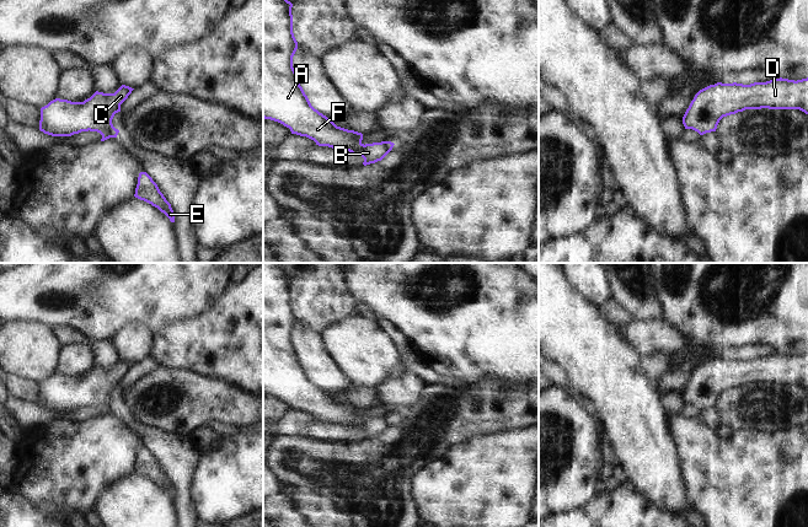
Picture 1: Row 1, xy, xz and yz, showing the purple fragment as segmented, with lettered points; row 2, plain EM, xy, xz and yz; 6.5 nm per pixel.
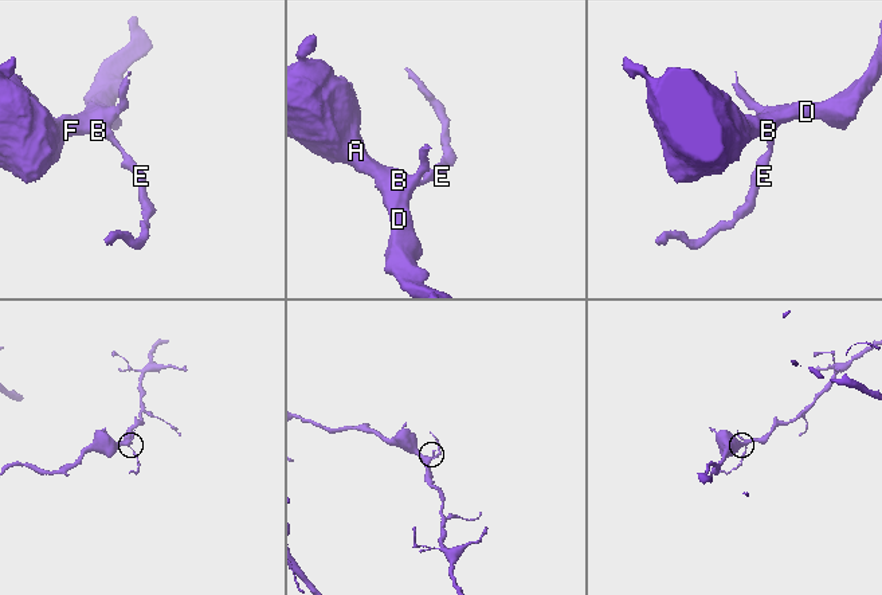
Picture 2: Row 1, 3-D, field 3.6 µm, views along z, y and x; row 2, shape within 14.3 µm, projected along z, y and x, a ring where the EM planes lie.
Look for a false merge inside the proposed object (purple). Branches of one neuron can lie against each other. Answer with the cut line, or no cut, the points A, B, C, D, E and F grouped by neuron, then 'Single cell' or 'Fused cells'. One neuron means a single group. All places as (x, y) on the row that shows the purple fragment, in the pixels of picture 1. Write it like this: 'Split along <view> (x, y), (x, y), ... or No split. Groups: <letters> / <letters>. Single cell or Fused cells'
No split. Groups: A B C D E F. Single cell.

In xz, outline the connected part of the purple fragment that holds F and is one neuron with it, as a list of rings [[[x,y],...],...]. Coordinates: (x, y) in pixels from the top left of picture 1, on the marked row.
[[[263,0],[263,118],[289,128],[291,134],[306,136],[319,146],[343,149],[364,158],[363,165],[381,161],[394,147],[391,141],[363,144],[363,134],[337,127],[315,109],[298,81],[293,57],[298,42],[293,33],[293,4],[288,0]]]

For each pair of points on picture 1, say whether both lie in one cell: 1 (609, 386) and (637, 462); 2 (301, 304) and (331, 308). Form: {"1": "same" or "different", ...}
{"1": "same", "2": "same"}

